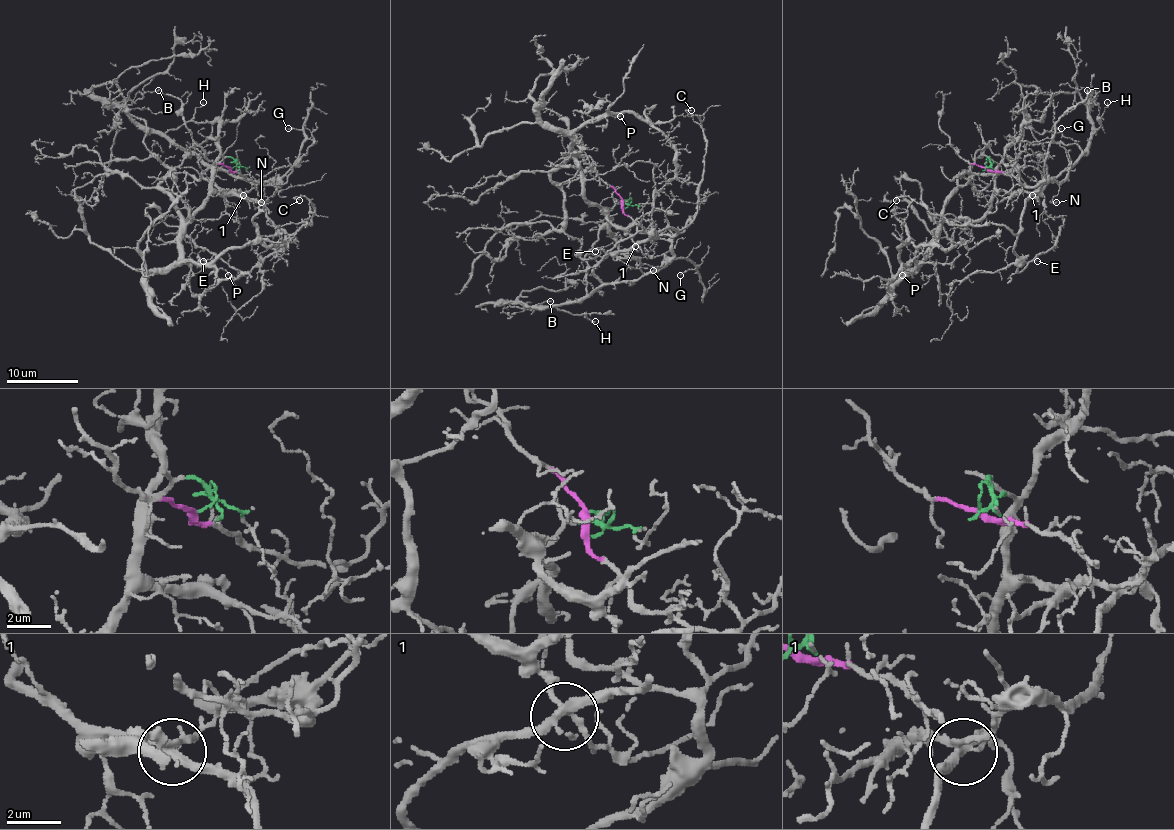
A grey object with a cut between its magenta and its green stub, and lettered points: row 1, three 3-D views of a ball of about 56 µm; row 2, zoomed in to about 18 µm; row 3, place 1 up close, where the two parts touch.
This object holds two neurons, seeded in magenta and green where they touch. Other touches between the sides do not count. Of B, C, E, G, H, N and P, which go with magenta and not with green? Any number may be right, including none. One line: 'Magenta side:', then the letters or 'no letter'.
Magenta side: B, C, E, G, H, N

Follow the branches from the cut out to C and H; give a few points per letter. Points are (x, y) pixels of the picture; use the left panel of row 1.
C: (230, 168), (278, 186), (212, 168), (201, 175), (253, 198), (291, 234), (312, 223), (312, 204), (300, 200)
H: (230, 168), (278, 186), (276, 181), (250, 182), (209, 168), (166, 134), (184, 125), (203, 102)

